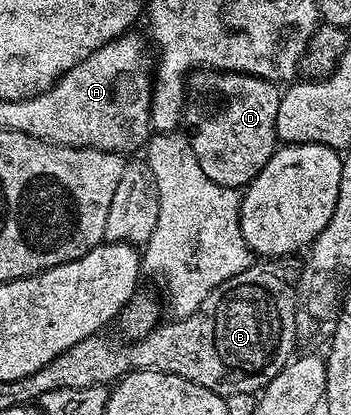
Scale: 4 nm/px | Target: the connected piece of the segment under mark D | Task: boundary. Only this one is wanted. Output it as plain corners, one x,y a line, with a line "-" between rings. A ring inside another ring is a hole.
204,67
188,76
185,82
185,129
187,125
186,132
193,147
193,155
197,155
197,163
201,163
201,171
205,171
213,183
238,190
250,185
265,163
269,163
277,148
275,128
280,96
281,89
276,82
248,73
232,73
230,69

